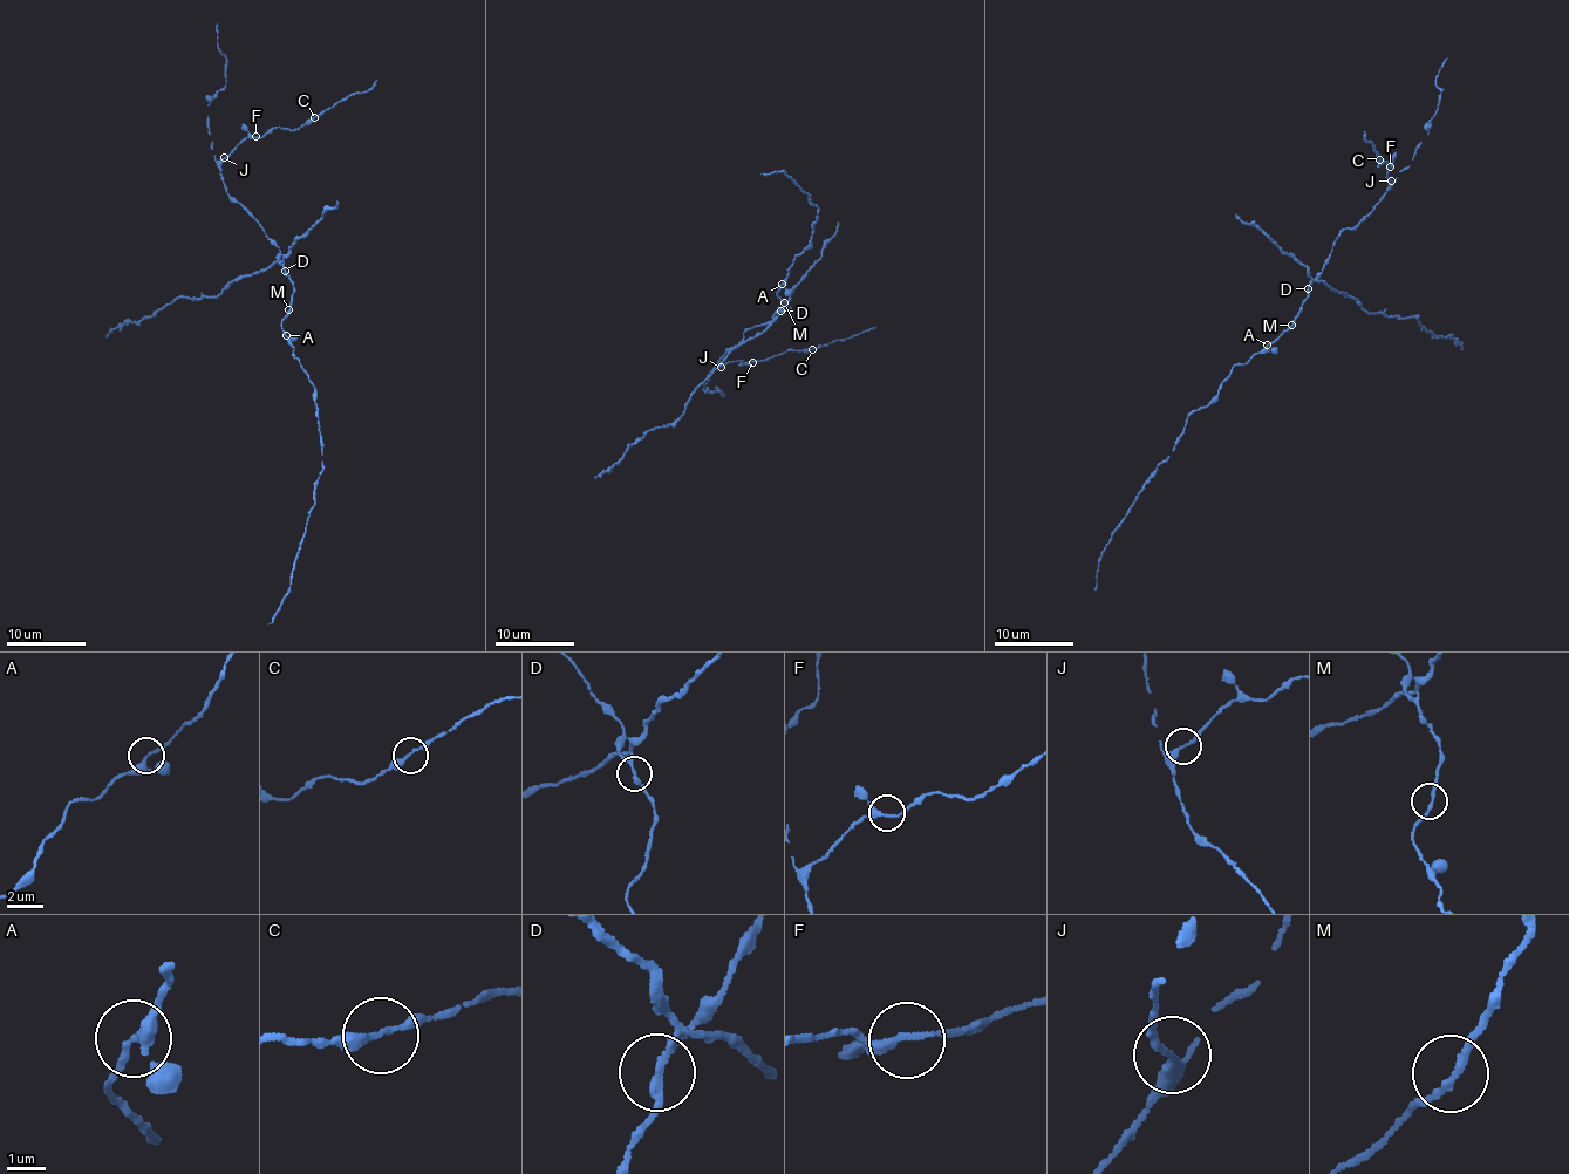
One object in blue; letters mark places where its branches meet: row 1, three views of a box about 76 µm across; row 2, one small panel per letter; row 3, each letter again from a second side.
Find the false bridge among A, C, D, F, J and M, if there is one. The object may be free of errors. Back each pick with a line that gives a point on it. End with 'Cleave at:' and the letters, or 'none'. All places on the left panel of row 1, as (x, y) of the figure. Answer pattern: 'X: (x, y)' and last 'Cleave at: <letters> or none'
D: (285, 271)
Cleave at: D

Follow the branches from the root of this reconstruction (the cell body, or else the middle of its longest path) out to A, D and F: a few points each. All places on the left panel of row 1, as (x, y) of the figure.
A: (291, 309), (282, 321), (286, 336)
D: (291, 309), (293, 281), (285, 271)
F: (291, 309), (293, 281), (279, 251), (227, 192), (219, 172), (224, 159), (256, 136)

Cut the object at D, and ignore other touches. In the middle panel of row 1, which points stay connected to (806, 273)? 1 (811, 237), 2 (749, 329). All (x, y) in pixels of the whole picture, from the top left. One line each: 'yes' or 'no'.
1: no
2: no

